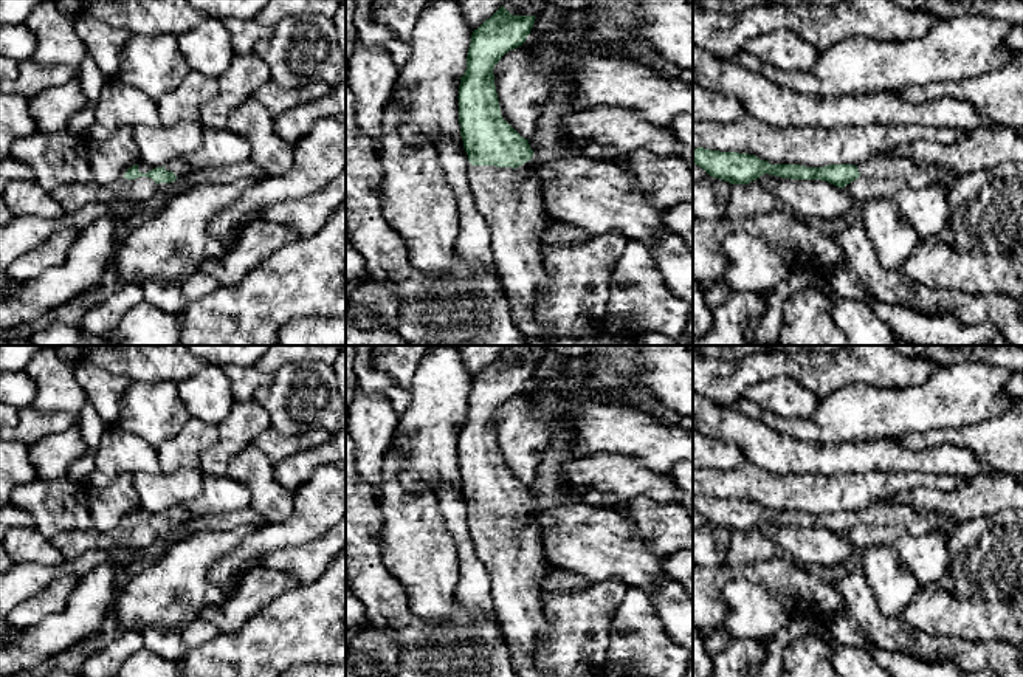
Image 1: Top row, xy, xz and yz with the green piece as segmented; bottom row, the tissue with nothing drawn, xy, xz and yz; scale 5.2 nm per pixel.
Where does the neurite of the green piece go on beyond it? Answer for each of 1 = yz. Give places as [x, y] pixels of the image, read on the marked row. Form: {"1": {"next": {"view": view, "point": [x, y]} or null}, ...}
{"1": {"next": {"view": "yz", "point": [882, 168]}}}

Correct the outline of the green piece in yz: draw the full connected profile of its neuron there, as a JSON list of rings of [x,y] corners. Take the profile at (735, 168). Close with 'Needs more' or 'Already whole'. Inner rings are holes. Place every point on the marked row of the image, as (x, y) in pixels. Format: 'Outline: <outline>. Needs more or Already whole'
Outline: [[[704,147],[693,149],[693,164],[702,167],[710,177],[730,184],[749,184],[761,175],[769,174],[790,180],[822,180],[837,187],[863,177],[866,180],[901,180],[913,189],[941,186],[950,191],[958,175],[944,167],[919,166],[910,158],[882,155],[854,164],[829,164],[823,167],[806,167],[800,164],[770,164],[755,155],[738,152],[719,152]]]. Needs more

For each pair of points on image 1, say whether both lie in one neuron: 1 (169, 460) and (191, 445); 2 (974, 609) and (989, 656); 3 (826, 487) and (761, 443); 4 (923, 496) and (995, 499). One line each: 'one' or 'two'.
1: one
2: two
3: two
4: one

